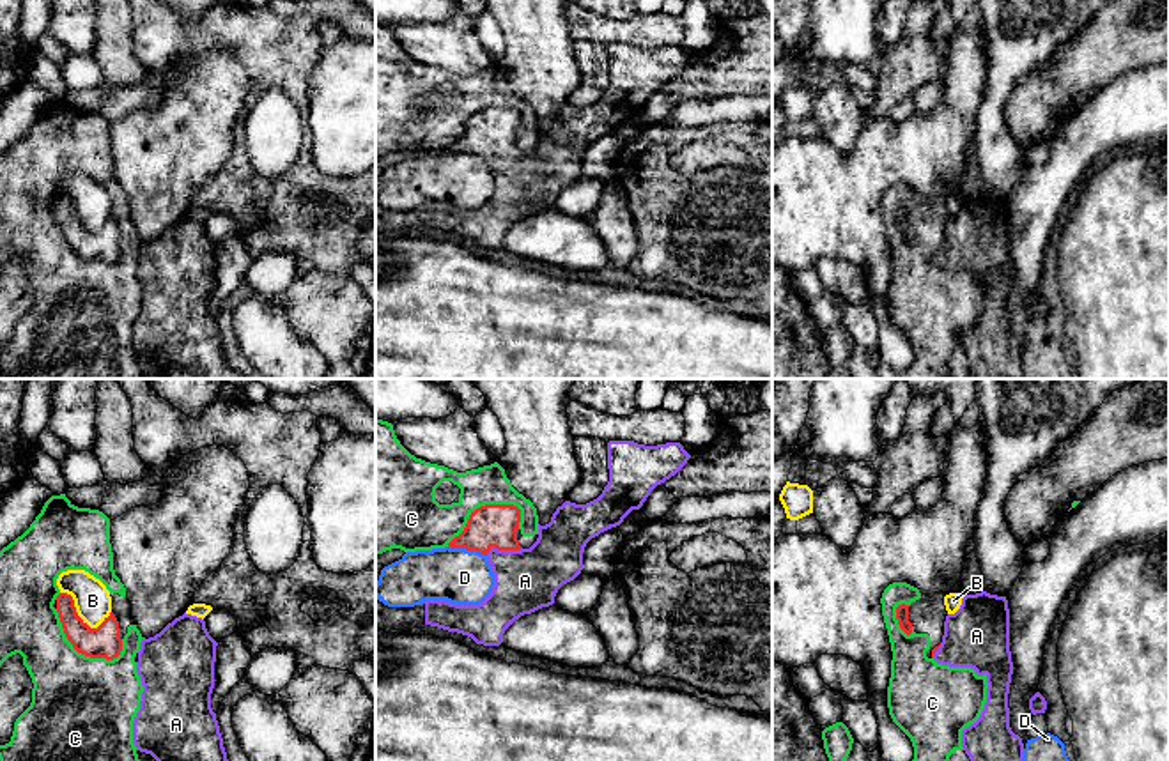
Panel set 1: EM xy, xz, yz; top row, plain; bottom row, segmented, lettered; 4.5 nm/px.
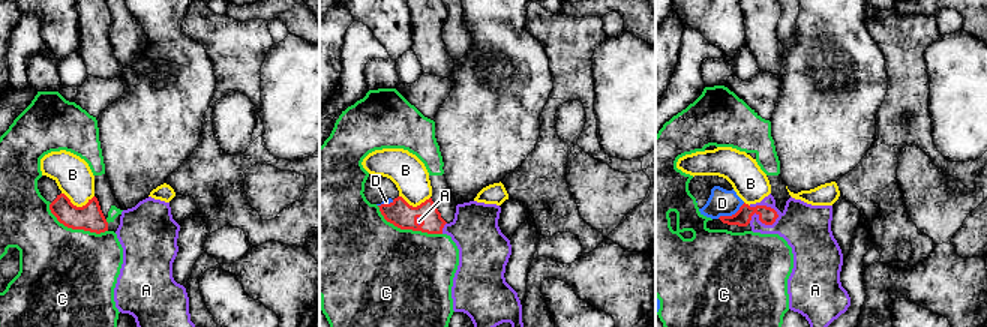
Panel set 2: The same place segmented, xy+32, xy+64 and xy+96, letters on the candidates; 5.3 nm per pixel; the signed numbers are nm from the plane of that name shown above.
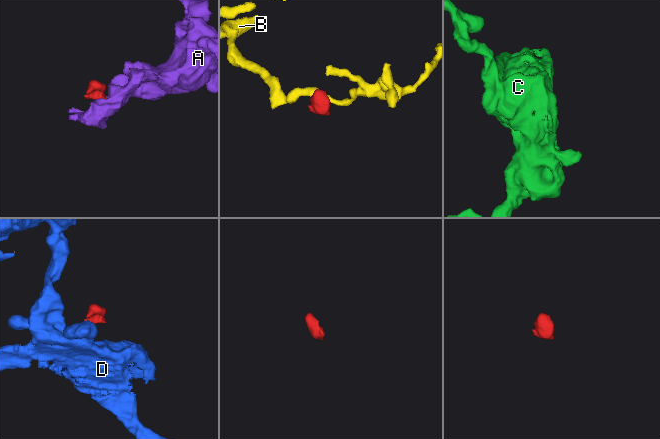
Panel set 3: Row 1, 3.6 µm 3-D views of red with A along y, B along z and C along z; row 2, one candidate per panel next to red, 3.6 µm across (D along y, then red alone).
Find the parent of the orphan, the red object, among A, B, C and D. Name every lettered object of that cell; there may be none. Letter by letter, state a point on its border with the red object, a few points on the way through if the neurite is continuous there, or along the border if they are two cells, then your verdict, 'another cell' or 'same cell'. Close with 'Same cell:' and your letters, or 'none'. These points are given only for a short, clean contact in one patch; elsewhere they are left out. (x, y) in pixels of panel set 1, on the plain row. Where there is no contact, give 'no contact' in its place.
A: xz (503, 153) | across xz (496, 130), (496, 142), (503, 153), (525, 184) | same cell
B: xy (78, 220) | along xy (61, 195), (91, 230), (110, 218) | another cell
C: xz (480, 110) | another cell
D: xz (468, 153) | along xz (449, 149), (475, 153), (486, 160) | another cell
Same cell: A

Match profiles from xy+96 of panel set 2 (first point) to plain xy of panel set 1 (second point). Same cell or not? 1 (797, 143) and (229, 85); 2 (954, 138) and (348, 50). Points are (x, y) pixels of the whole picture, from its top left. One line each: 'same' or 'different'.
1: same
2: same

